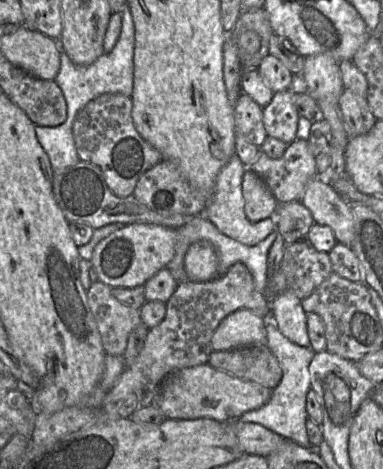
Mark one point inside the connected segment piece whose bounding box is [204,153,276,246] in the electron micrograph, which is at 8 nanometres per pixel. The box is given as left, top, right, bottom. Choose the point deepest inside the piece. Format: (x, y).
(225, 209)

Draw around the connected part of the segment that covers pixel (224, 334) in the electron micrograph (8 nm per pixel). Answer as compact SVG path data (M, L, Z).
M239 309L226 316L211 338L214 351L226 351L238 347L266 345L266 317L248 309Z

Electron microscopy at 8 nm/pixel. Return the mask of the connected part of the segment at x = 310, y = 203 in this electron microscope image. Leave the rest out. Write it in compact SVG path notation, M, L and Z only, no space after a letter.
M323 177L307 184L301 202L310 210L315 223L329 226L338 243L350 246L354 239L351 204L343 199Z

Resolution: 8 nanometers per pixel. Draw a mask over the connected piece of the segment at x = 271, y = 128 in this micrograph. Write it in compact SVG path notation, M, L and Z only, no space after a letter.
M288 89L273 94L271 102L263 108L263 125L267 136L290 144L297 138L299 114L293 104L294 93Z

